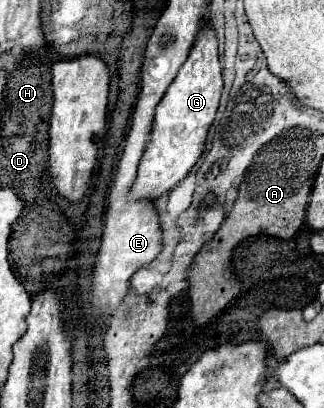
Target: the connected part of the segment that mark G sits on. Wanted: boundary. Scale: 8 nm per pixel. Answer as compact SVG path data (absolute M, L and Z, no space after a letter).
M203 21L203 29L189 53L189 59L179 69L175 81L167 89L155 111L155 123L151 131L149 145L143 153L137 181L133 187L133 197L157 199L165 191L173 189L199 161L205 151L205 141L211 123L215 121L219 99L223 91L221 65L217 57L217 37L209 27L209 21Z

